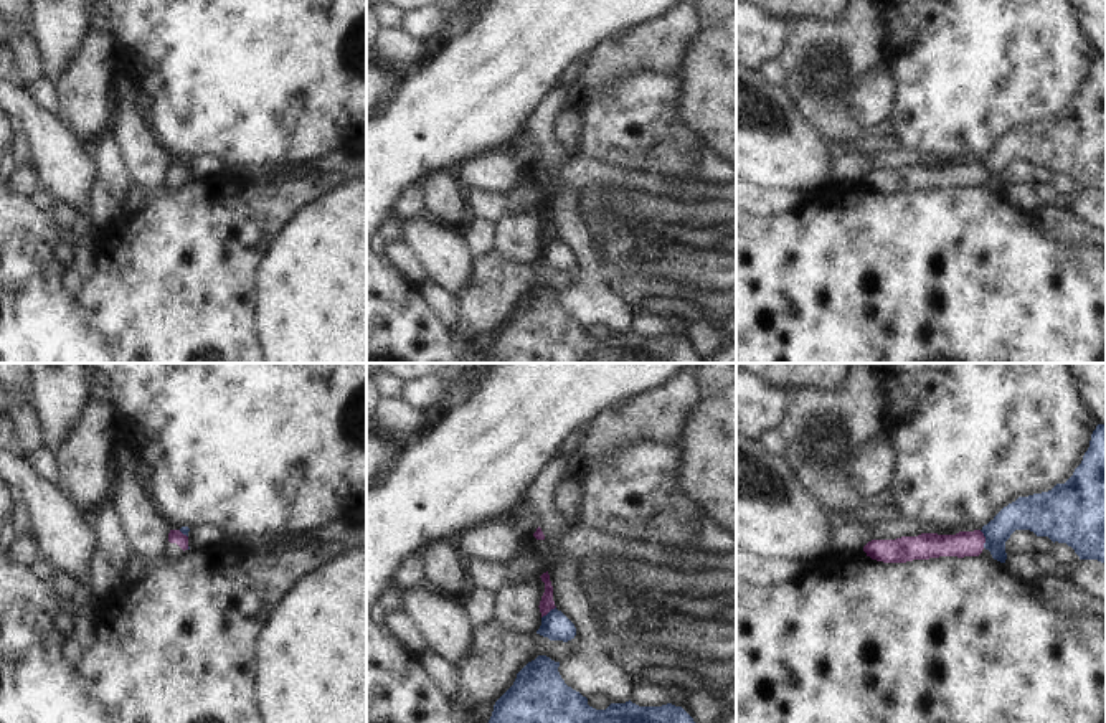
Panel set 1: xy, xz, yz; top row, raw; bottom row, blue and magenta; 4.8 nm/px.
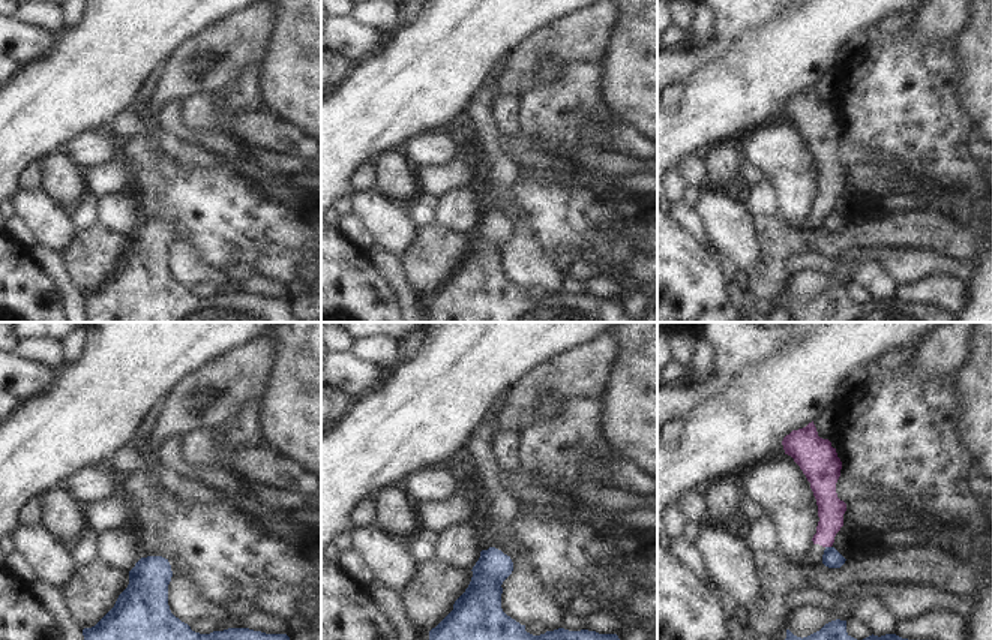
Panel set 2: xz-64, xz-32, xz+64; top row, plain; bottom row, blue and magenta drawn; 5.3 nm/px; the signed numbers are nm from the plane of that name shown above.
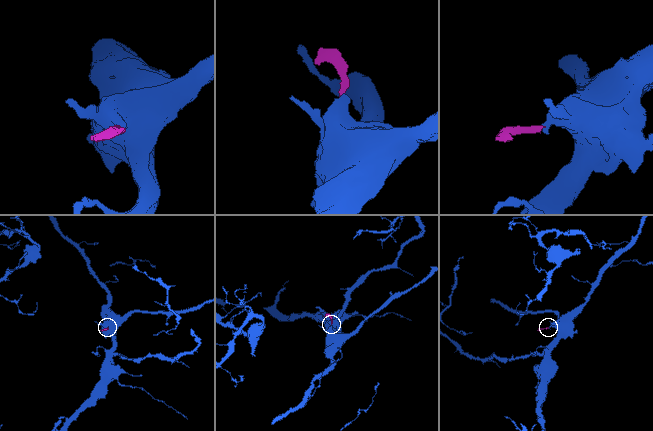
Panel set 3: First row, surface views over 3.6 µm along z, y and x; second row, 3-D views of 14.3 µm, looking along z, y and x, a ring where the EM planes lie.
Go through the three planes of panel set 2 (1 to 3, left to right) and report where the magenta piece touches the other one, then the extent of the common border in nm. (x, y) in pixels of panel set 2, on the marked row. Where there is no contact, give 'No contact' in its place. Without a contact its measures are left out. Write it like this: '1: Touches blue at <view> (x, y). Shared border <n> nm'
1: No contact
2: No contact
3: Touches blue at xz+64 (829, 547). Shared border 30 nm

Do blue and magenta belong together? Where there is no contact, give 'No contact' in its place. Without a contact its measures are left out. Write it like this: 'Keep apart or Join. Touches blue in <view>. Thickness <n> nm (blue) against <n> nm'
Keep apart. Touches blue in yz. Thickness 160 nm (blue) against 130 nm

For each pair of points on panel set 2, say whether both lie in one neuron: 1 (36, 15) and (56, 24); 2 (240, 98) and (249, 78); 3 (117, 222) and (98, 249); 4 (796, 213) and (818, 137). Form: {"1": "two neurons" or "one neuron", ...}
{"1": "one neuron", "2": "one neuron", "3": "two neurons", "4": "two neurons"}

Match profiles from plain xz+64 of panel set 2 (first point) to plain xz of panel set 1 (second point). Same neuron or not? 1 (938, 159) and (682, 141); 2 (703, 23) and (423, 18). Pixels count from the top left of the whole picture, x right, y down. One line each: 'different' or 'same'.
1: same
2: same

